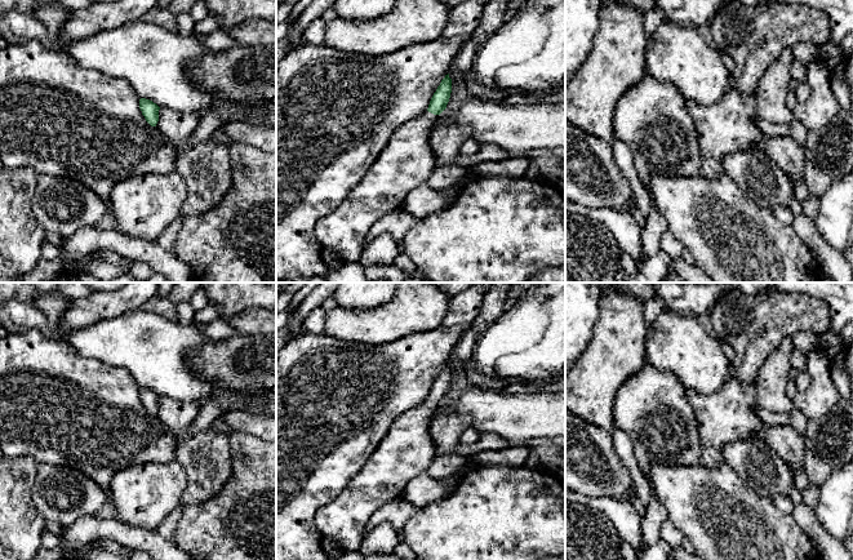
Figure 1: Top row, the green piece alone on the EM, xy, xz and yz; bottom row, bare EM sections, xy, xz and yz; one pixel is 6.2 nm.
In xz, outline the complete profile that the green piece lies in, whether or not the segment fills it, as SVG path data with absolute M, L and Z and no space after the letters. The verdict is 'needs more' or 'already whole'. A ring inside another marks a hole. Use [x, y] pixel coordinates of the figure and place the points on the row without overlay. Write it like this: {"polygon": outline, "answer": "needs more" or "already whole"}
{"polygon": "M448 363L427 400L396 418L363 468L332 502L316 511L319 532L334 538L342 551L357 551L372 515L383 505L400 499L408 483L426 472L439 455L430 423L436 406L447 397L450 382Z", "answer": "needs more"}

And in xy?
{"polygon": "M141 387L139 388L139 397L141 397L142 404L145 405L146 410L151 415L156 415L156 413L159 410L160 396L150 388Z", "answer": "already whole"}

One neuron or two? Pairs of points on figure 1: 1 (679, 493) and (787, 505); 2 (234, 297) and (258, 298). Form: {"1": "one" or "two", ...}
{"1": "two", "2": "one"}

